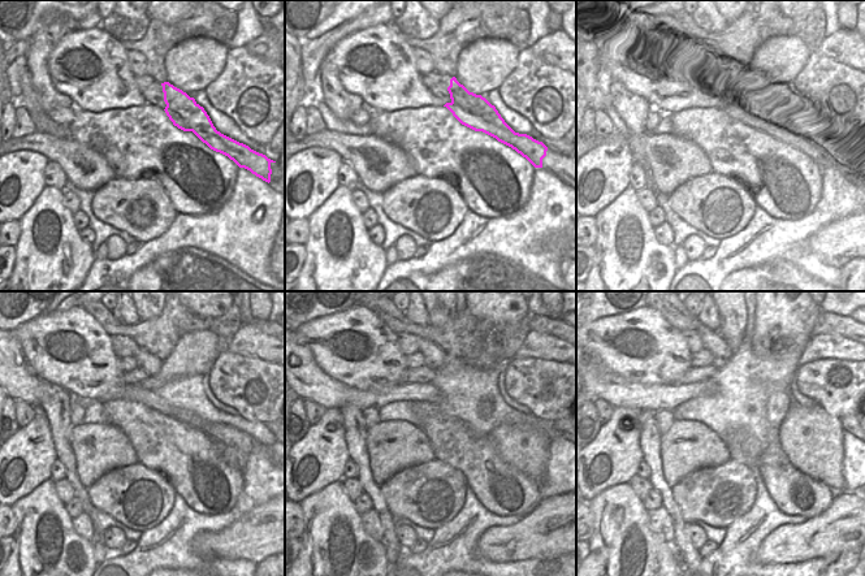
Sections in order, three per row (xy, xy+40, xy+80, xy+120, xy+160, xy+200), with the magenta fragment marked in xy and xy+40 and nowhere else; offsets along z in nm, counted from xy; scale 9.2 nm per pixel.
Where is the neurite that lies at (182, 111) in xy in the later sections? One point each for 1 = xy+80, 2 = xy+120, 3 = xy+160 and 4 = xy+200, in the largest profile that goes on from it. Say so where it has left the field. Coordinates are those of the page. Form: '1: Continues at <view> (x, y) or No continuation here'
1: Continues at xy+80 (825, 151)
2: Continues at xy+120 (236, 438)
3: Continues at xy+160 (311, 382)
4: Continues at xy+200 (604, 384)

